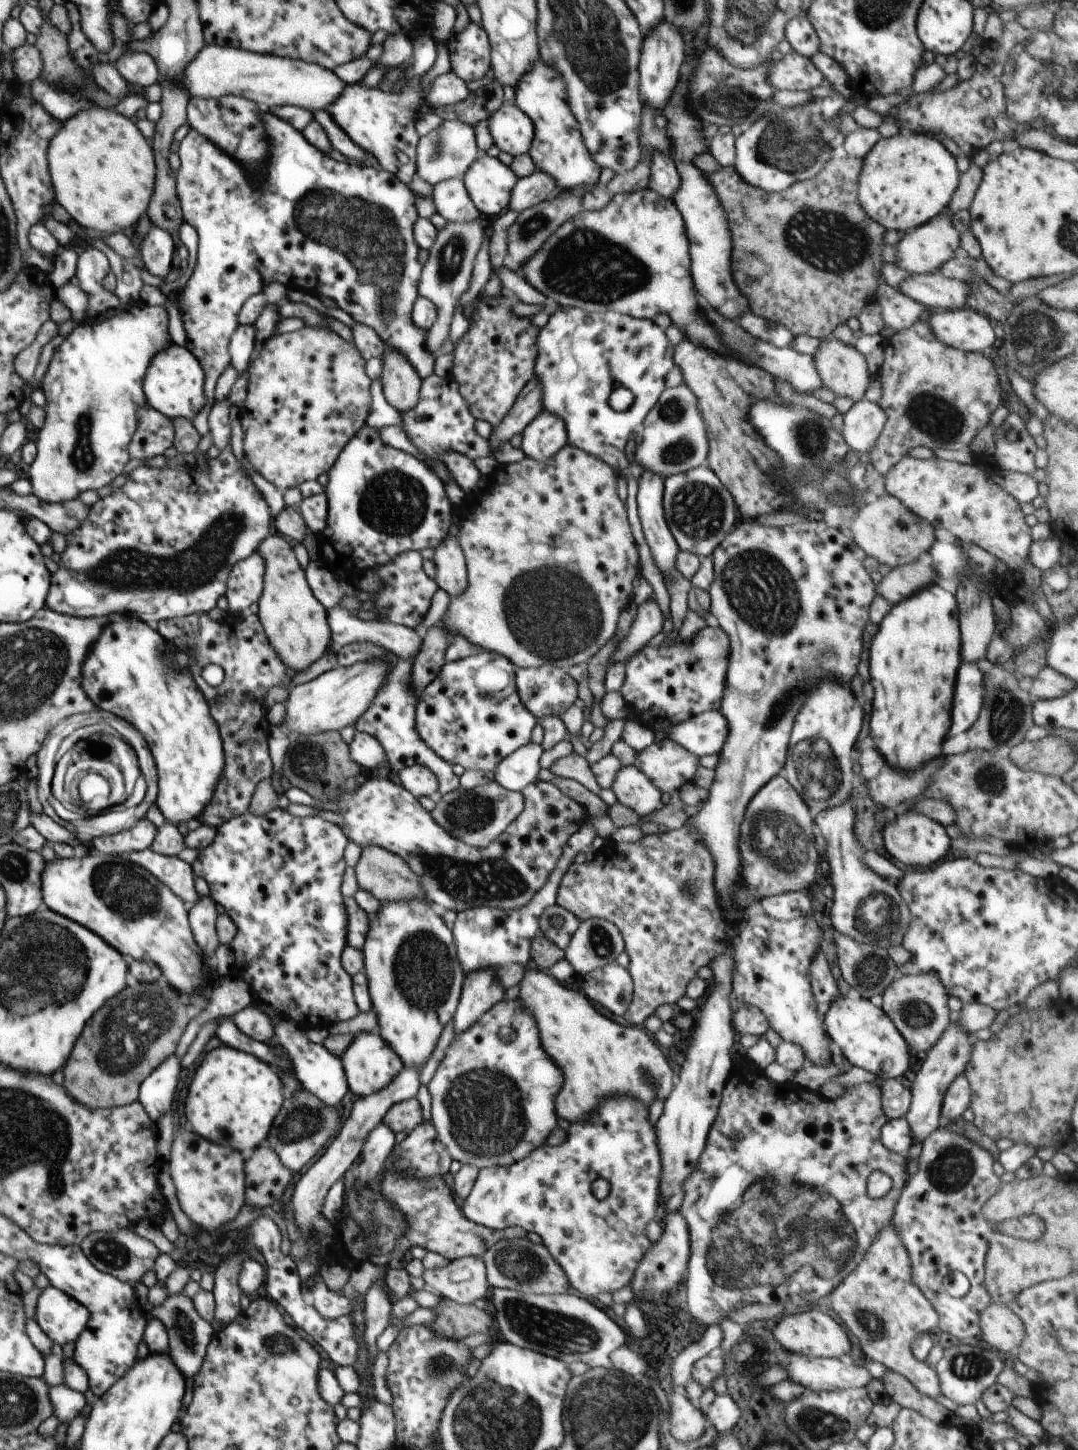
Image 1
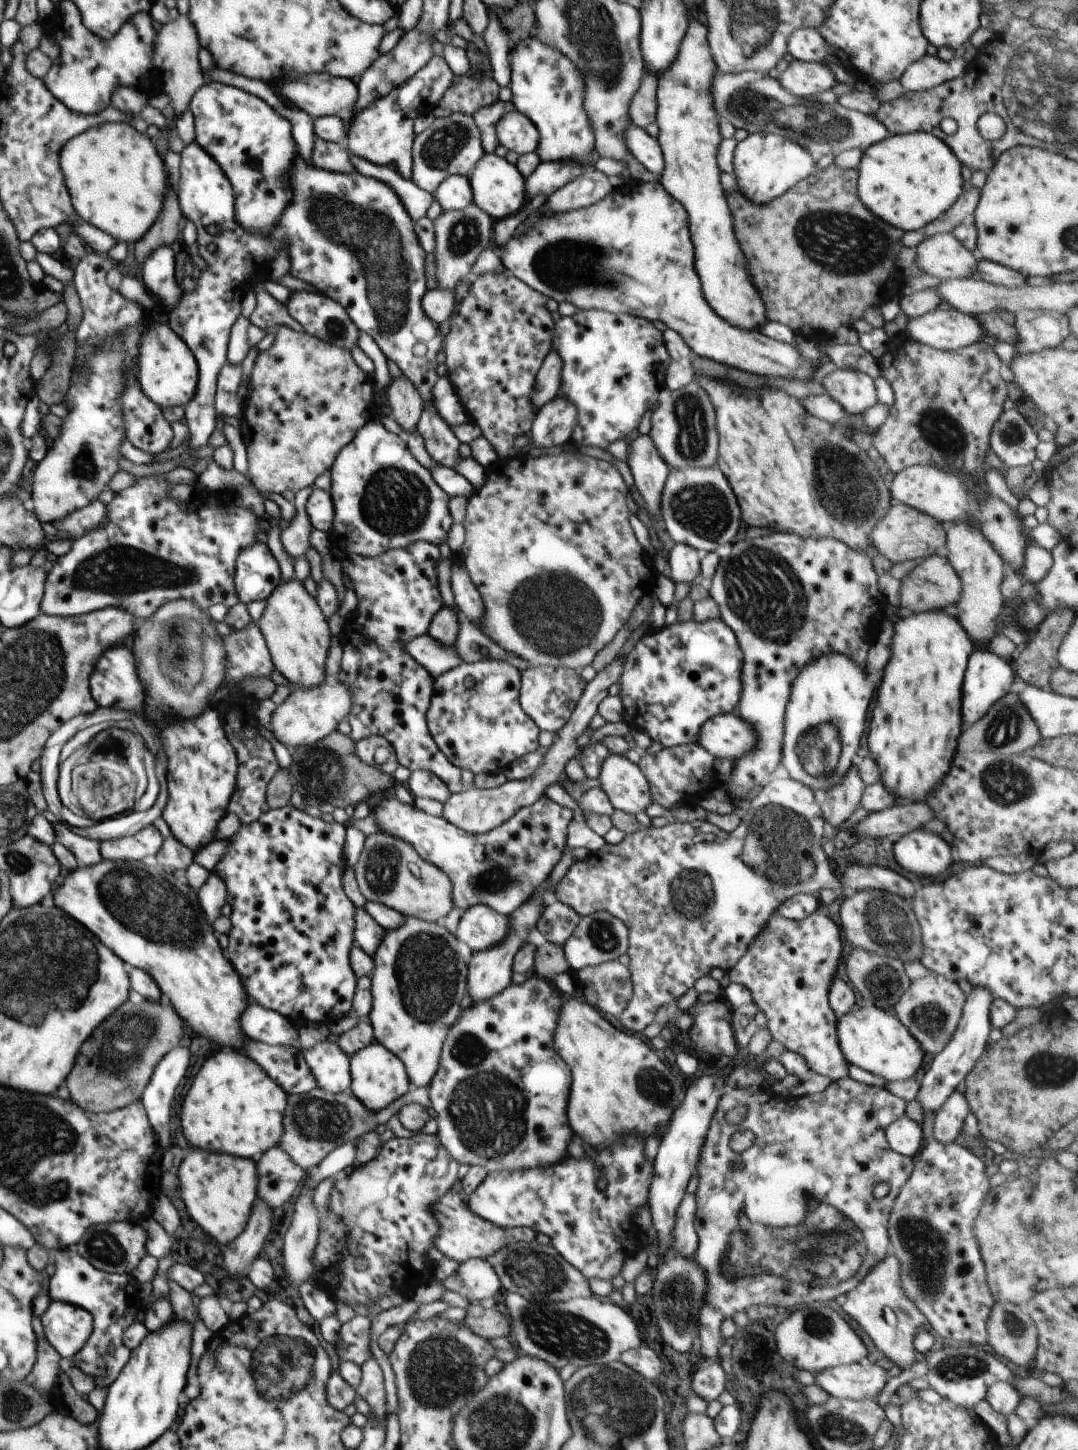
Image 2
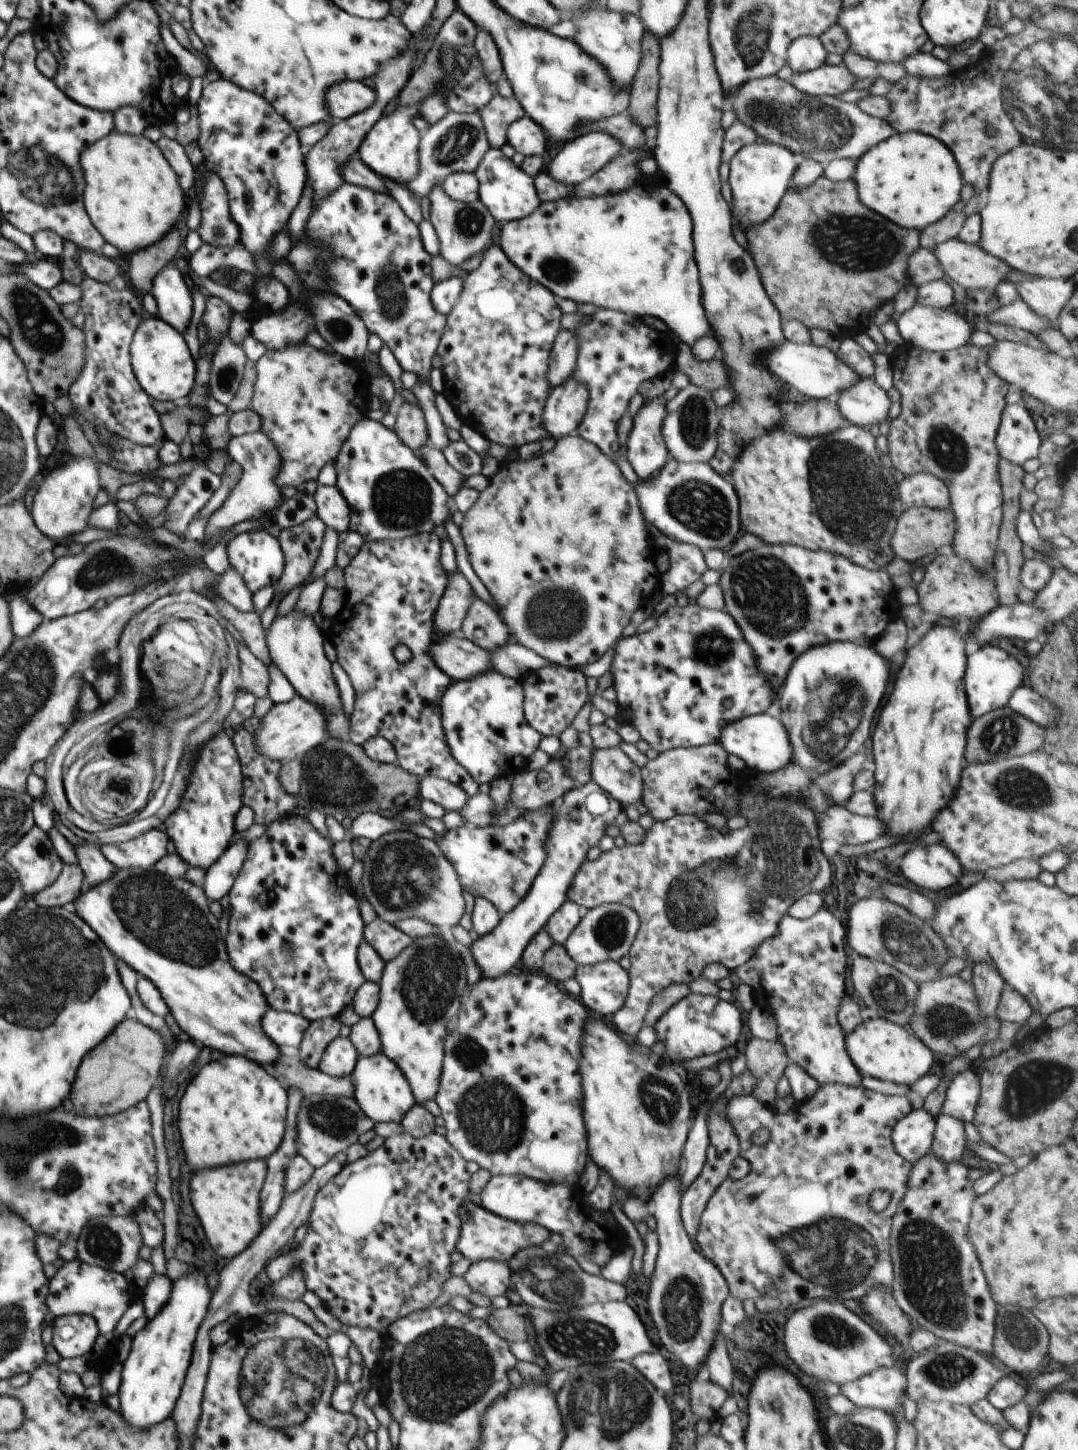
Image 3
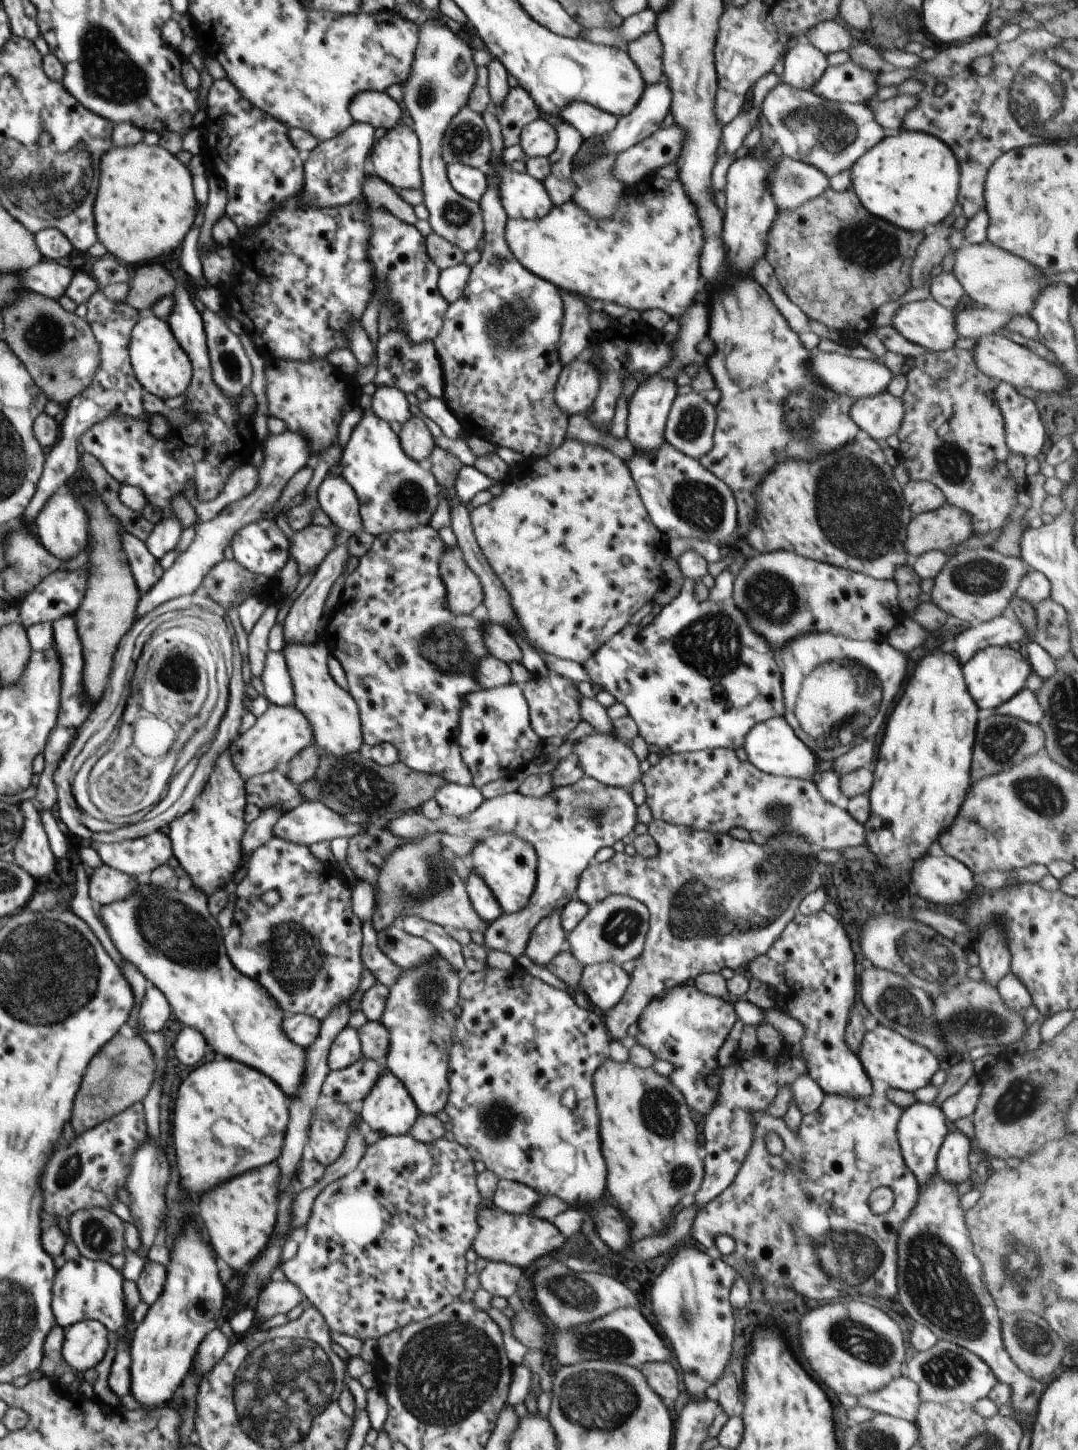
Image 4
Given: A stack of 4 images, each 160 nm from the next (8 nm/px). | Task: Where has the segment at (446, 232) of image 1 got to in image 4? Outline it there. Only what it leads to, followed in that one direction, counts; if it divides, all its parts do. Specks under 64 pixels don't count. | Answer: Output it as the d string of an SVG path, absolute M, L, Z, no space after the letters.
M423 18L422 21L418 22L417 35L419 39L411 64L411 71L402 84L402 88L404 106L406 106L408 114L414 121L412 129L417 134L421 148L423 203L429 210L428 221L433 232L467 253L482 245L482 238L485 233L482 209L479 202L458 194L452 188L447 177L447 163L442 156L442 141L446 128L448 128L452 118L458 114L458 111L467 105L472 89L476 84L477 66L472 59L475 51L458 34L455 34L448 25L436 18Z

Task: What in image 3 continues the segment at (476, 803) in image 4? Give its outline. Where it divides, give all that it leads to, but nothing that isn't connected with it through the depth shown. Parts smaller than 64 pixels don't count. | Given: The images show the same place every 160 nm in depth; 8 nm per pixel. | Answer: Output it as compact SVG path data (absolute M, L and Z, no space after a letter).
M421 777L419 784L419 799L428 799L440 806L443 806L446 811L459 811L463 806L466 806L470 797L466 794L465 790L462 790L457 784L453 782L439 779L438 777Z

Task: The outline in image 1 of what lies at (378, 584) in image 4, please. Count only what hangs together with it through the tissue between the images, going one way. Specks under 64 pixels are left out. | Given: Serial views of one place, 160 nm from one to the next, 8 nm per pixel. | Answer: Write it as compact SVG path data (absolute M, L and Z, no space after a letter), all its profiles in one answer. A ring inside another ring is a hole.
M404 551L398 553L392 561L376 567L369 574L375 574L382 580L382 586L374 592L373 608L379 614L378 620L387 621L395 625L404 625L411 629L416 628L424 621L425 615L432 604L432 596L439 586L431 579L423 567L423 558L420 551ZM356 641L348 644L348 646L339 647L335 651L340 667L349 667L356 663L367 663L374 660L385 661L389 665L389 673L385 676L383 685L378 689L366 712L361 714L352 726L356 731L371 734L378 742L381 742L381 745L385 748L385 756L390 770L400 772L406 767L423 765L436 775L440 794L445 795L460 787L459 776L452 771L452 765L440 758L422 740L417 731L415 710L419 698L410 689L413 661L402 659L388 649L376 646L370 641Z

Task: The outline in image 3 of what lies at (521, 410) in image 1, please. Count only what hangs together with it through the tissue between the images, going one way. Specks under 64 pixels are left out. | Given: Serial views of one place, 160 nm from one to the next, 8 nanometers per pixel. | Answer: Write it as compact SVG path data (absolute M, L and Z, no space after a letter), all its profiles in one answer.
M561 328L551 350L547 372L547 379L551 384L551 388L557 387L572 376L578 351L579 340L577 336L574 332Z

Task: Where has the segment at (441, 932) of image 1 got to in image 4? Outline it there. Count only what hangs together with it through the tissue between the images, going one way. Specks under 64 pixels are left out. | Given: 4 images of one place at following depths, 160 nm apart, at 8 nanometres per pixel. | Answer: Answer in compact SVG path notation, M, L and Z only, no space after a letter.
M438 954L422 966L410 970L412 972L403 974L389 989L380 1020L389 1030L389 1051L383 1063L388 1072L402 1081L420 1115L437 1115L445 1110L450 1096L449 1050L441 1039L434 1017L440 1014L448 1016L458 1006L462 975Z

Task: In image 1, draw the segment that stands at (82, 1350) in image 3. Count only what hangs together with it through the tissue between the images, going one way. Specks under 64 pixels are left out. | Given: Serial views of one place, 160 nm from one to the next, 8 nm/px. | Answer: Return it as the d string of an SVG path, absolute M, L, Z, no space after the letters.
M52 1285L38 1298L35 1321L54 1344L75 1343L89 1318L90 1313L83 1304Z

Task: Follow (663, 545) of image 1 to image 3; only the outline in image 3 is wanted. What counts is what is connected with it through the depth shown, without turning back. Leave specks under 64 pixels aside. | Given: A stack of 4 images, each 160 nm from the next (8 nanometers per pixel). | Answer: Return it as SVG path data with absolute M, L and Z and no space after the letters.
M664 397L645 401L633 418L627 439L627 457L640 479L653 477L669 460L662 430L667 402Z

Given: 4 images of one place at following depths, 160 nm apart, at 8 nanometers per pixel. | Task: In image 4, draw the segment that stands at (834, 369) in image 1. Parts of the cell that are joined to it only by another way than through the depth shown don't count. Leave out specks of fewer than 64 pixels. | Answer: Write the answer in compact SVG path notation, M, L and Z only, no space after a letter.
M887 390L873 397L852 400L852 420L874 439L890 438L901 427L905 408L900 397Z

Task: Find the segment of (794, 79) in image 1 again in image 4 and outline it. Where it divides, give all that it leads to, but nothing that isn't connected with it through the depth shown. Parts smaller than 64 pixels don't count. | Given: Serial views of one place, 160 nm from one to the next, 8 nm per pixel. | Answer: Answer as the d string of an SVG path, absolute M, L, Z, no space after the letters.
M849 59L847 62L839 65L828 65L825 73L813 86L811 91L822 98L834 102L860 103L863 104L863 106L870 106L865 103L870 103L878 92L879 86L878 83L876 83L878 74L877 72L871 72L870 70L860 67L860 65Z

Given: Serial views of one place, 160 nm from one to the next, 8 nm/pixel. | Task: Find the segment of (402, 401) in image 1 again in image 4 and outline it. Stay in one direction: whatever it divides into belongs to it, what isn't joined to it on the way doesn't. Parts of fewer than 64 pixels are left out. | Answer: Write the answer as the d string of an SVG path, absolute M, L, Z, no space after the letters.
M412 416L403 424L402 430L397 435L400 437L402 450L420 464L436 447L432 433L420 417Z

